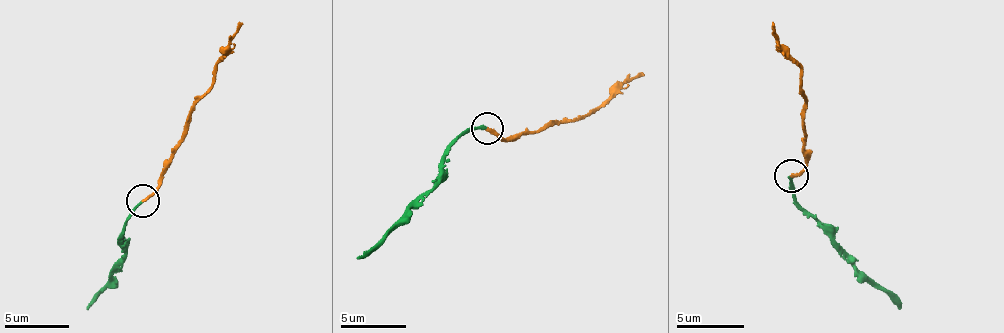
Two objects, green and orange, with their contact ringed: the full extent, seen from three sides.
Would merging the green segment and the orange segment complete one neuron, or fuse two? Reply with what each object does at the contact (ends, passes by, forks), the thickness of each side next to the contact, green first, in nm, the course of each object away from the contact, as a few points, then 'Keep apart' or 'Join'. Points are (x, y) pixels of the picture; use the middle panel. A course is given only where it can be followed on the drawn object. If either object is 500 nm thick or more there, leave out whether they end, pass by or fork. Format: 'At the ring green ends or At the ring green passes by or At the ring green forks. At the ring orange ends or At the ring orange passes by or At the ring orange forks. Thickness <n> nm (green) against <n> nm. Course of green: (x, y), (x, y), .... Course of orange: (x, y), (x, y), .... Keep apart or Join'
At the ring green ends. At the ring orange ends. Thickness 190 nm (green) against 220 nm. Course of green: (486, 127), (456, 140), (440, 179), (356, 258). Course of orange: (486, 127), (508, 140), (512, 134), (539, 129), (550, 119), (560, 121), (586, 115), (641, 72). Join

